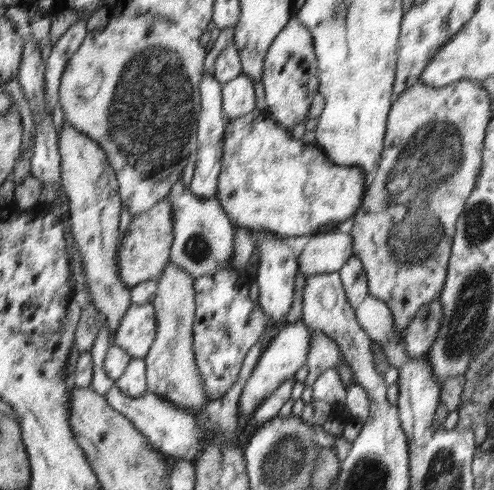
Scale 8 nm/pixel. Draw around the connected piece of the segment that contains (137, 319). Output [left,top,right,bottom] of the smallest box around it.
[115,304,157,358]

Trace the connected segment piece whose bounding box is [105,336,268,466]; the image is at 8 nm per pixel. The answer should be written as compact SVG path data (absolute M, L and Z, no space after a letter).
M265 336L261 338L245 356L242 370L240 371L238 381L230 388L224 396L210 401L206 406L197 413L190 409L183 409L173 402L164 400L150 391L146 391L137 397L126 396L122 390L118 389L118 384L114 384L107 392L105 397L108 403L121 412L125 417L129 417L133 424L147 438L147 441L157 450L160 451L167 459L176 460L181 458L192 462L194 466L199 452L205 446L205 440L209 438L211 432L217 432L221 442L229 442L237 436L236 426L238 424L238 401L242 388L250 380L250 375L265 349Z

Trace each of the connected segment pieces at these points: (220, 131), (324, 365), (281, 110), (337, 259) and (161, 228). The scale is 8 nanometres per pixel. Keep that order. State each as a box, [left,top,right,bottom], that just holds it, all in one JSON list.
[[189,73,230,198],[304,331,345,386],[263,14,319,131],[298,219,353,278],[117,199,173,289]]

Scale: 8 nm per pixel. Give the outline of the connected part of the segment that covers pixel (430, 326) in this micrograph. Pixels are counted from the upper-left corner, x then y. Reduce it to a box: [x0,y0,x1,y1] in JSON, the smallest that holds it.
[403,298,443,359]

